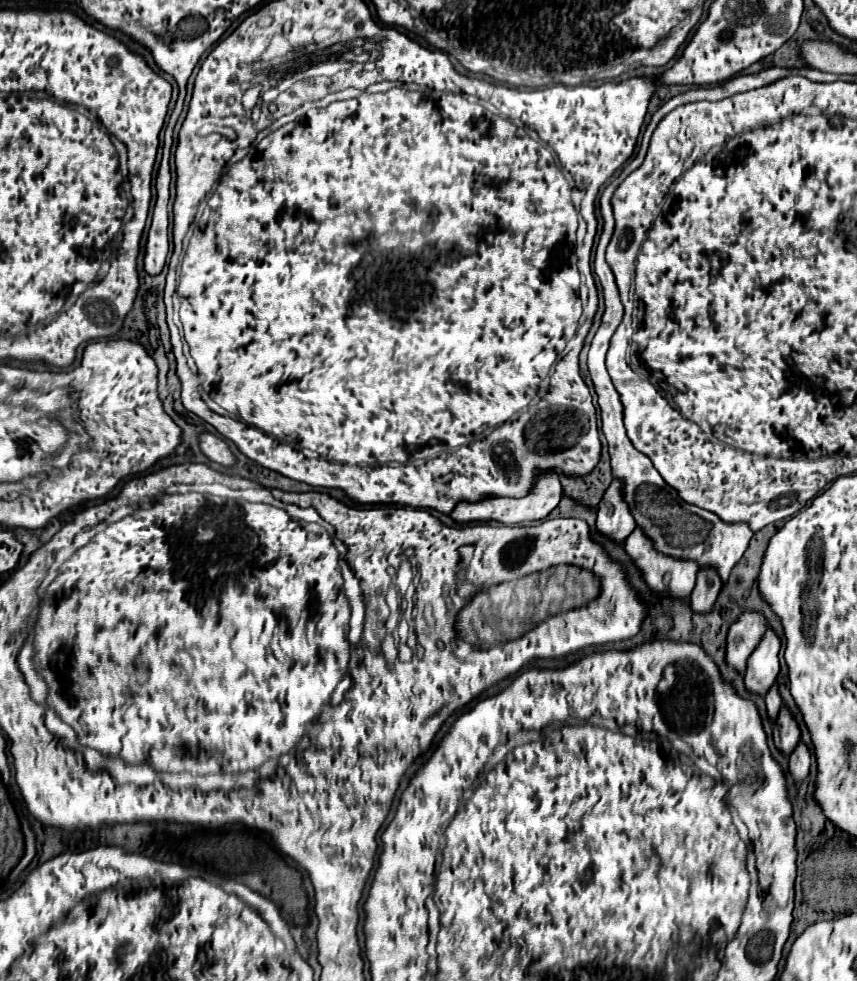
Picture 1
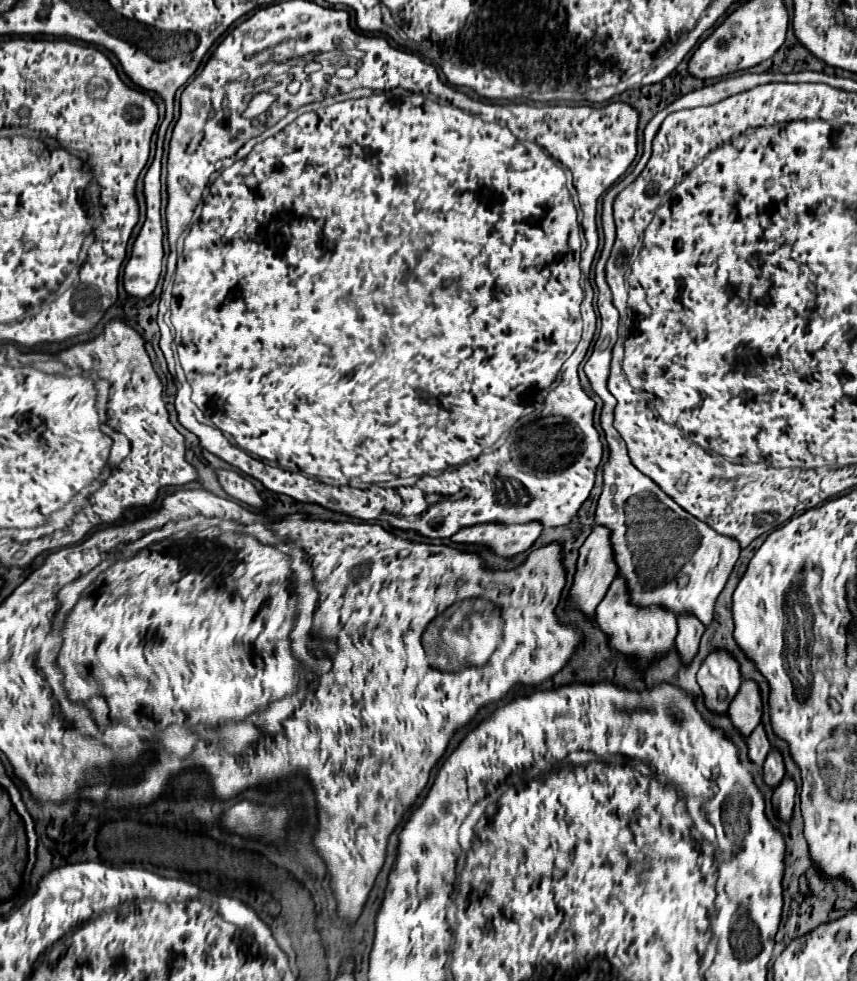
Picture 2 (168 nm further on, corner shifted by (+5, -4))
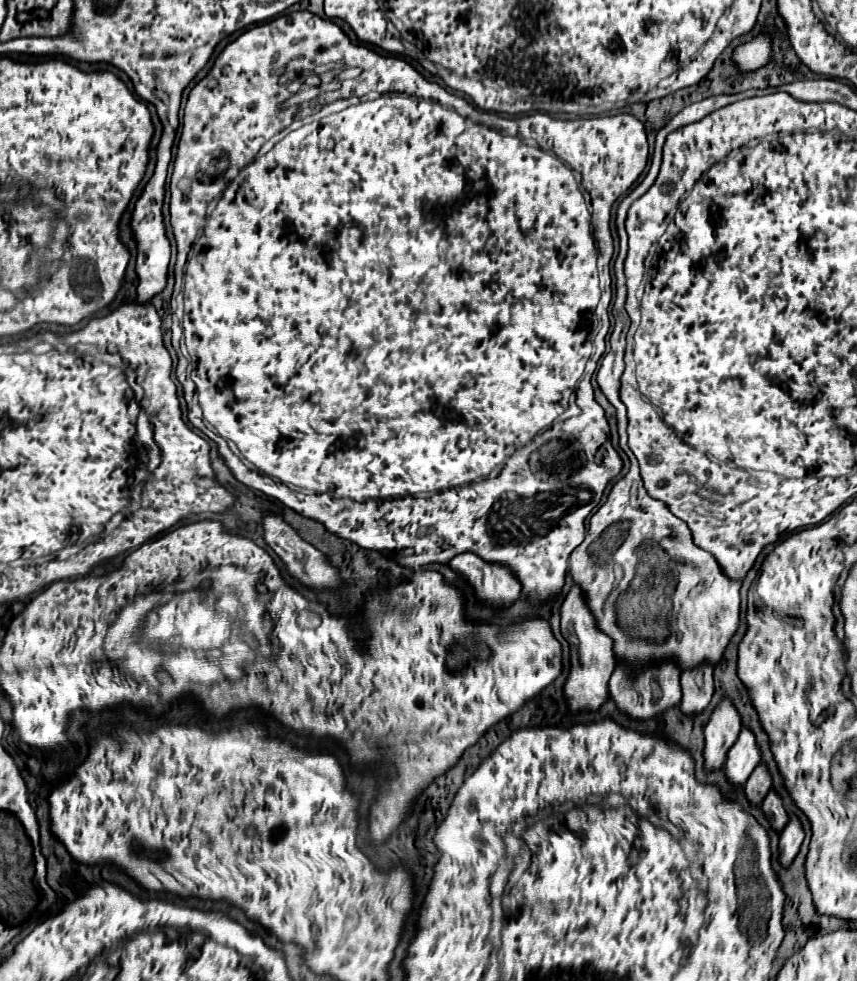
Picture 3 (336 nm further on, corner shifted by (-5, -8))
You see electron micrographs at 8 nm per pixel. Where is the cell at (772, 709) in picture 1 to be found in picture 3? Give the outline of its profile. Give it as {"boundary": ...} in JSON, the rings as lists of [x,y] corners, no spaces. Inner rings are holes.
{"boundary":[[[763,764],[757,766],[757,770],[751,774],[751,778],[745,784],[745,798],[751,804],[761,804],[771,788],[771,776]]]}

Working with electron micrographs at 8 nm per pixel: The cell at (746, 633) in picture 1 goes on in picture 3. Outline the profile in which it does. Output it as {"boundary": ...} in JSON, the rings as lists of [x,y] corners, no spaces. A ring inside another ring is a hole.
{"boundary":[[[723,700],[711,714],[709,724],[705,726],[705,748],[703,748],[703,766],[707,772],[721,770],[729,748],[737,742],[741,732],[741,720],[735,706],[729,700]]]}

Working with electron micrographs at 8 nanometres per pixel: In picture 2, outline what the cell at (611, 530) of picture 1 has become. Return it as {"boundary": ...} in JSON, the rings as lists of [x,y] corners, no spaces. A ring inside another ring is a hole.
{"boundary":[[[593,526],[593,532],[585,540],[585,544],[579,548],[579,560],[577,560],[577,572],[575,572],[575,582],[571,588],[569,602],[583,610],[587,616],[591,616],[597,608],[597,604],[603,600],[611,580],[615,578],[617,564],[615,564],[615,550],[611,544],[611,530],[605,526]]]}

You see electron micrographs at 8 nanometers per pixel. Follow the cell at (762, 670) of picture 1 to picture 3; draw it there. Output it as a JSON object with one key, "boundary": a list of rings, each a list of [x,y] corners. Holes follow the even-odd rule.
{"boundary":[[[741,730],[739,740],[729,750],[725,762],[725,778],[733,786],[733,790],[743,790],[747,778],[759,764],[759,746],[749,730]]]}

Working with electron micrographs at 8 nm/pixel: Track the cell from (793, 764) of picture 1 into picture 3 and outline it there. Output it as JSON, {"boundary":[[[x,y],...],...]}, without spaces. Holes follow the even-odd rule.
{"boundary":[[[793,816],[779,838],[779,864],[783,868],[791,866],[793,858],[799,852],[801,842],[803,842],[803,828],[801,828],[801,822]]]}

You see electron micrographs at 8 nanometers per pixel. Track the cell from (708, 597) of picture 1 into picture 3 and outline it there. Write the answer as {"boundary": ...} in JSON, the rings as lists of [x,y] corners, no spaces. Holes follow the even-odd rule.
{"boundary":[[[699,666],[697,670],[681,674],[681,688],[683,688],[681,712],[691,718],[699,716],[709,706],[715,694],[713,670],[709,670],[709,666]]]}

